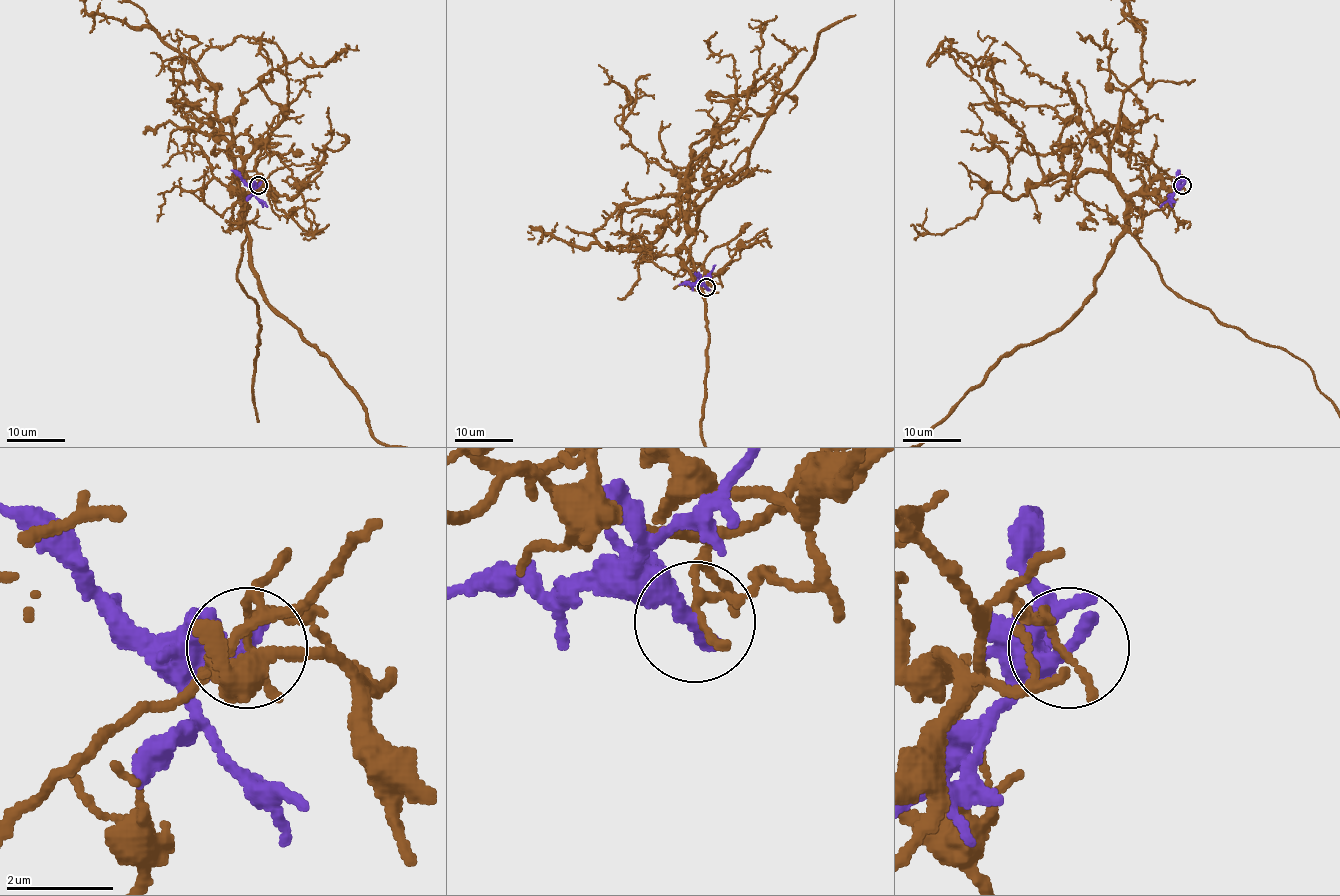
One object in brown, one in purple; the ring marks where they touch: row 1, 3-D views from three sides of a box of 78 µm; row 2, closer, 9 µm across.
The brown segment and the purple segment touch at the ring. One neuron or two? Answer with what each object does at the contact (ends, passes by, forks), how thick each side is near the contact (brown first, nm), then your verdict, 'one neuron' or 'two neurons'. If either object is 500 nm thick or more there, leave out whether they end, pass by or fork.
brown forks; purple ends; calibres 110 and 360 nm; two neurons

